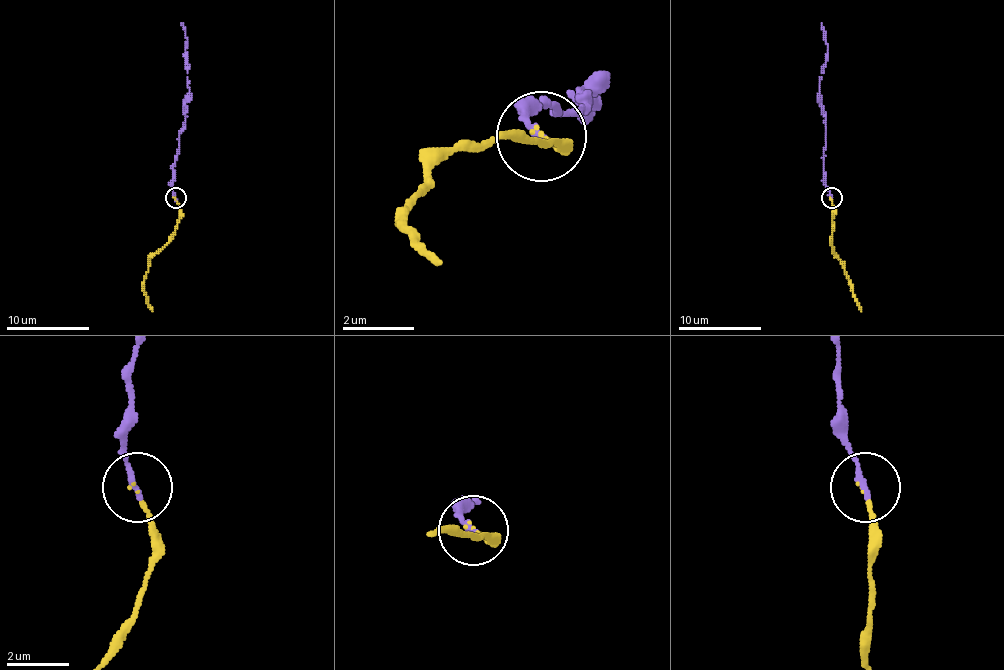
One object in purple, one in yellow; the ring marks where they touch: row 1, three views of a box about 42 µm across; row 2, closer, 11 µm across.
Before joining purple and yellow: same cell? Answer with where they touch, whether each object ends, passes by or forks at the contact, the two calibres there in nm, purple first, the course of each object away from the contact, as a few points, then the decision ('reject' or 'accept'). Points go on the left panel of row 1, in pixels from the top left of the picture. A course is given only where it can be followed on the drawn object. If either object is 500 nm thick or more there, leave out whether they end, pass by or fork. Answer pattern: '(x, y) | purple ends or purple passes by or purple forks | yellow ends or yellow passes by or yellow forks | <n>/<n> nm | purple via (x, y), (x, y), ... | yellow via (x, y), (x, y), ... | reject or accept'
(175, 198) | purple ends | yellow ends | 200/120 nm | purple via (175, 197), (173, 164), (189, 91), (187, 37), (181, 23) | yellow via (175, 199), (179, 205), (175, 234), (150, 259), (144, 280), (146, 301), (152, 311) | accept

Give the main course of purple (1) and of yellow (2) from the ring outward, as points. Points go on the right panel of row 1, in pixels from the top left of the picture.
1: (832, 197), (826, 185), (823, 164), (826, 120), (819, 91), (821, 66), (828, 52), (821, 23)
2: (832, 199), (834, 253), (840, 259), (861, 311)

